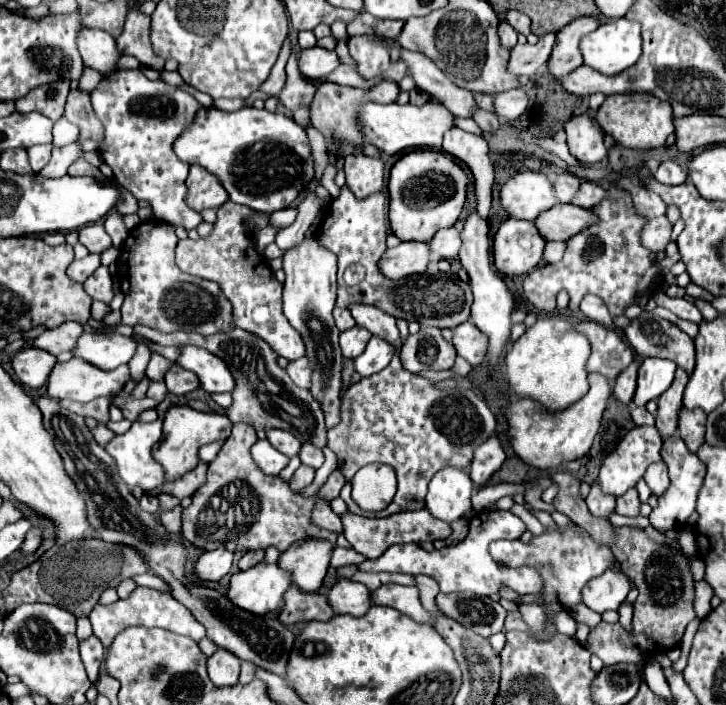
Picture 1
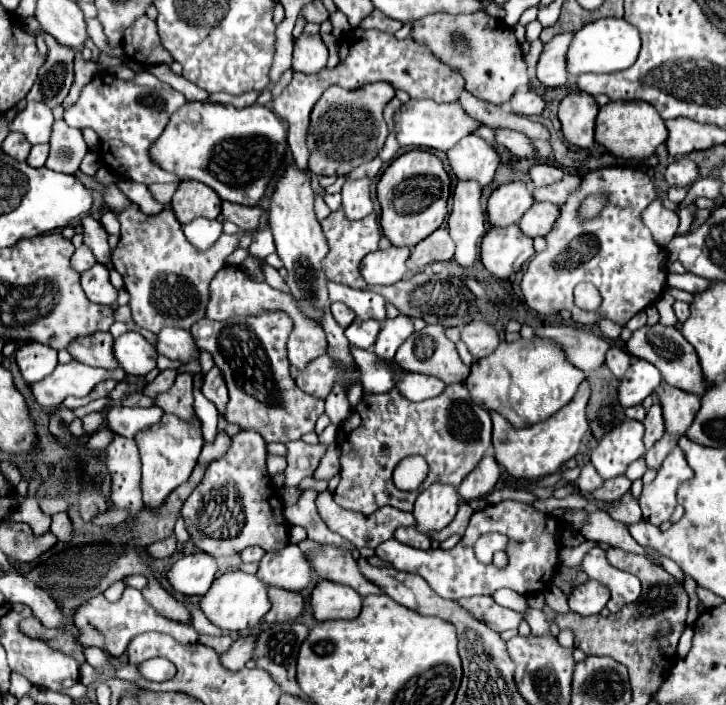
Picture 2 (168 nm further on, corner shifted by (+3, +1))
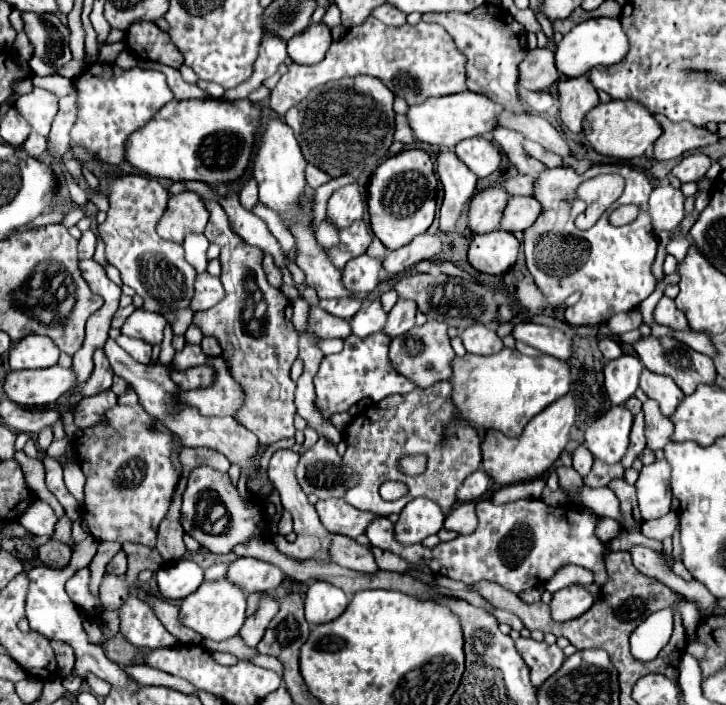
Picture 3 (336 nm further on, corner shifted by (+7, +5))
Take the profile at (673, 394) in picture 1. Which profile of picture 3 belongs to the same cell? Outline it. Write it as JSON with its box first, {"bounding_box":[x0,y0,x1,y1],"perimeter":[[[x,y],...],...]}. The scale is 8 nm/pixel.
{"bounding_box":[622,414,646,468],"perimeter":[[[638,414],[634,416],[634,426],[632,426],[632,434],[630,434],[630,446],[628,446],[628,452],[626,456],[622,458],[622,466],[624,468],[630,468],[632,462],[636,460],[636,456],[644,450],[646,446],[646,438],[644,438],[644,414]]]}

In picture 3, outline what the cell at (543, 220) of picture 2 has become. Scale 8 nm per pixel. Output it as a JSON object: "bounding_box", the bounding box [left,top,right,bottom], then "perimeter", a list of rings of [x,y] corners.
{"bounding_box":[500,196,540,232],"perimeter":[[[512,196],[508,200],[506,210],[504,210],[504,218],[502,218],[500,228],[508,230],[508,232],[528,230],[528,226],[532,226],[536,222],[538,214],[540,214],[540,202],[536,202],[536,198]]]}

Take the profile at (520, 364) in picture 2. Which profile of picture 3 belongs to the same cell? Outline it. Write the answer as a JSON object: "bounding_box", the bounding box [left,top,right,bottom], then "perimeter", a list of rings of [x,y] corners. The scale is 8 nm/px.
{"bounding_box":[452,348,570,436],"perimeter":[[[502,348],[490,356],[466,354],[452,360],[452,402],[458,412],[480,430],[500,430],[506,436],[520,436],[524,426],[546,406],[570,390],[568,364],[552,356],[524,356],[516,348]]]}

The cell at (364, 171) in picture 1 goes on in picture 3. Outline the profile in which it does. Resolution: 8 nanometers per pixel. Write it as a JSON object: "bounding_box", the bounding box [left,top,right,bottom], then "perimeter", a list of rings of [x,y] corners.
{"bounding_box":[328,182,366,228],"perimeter":[[[356,182],[338,188],[328,200],[328,216],[332,218],[332,224],[338,228],[350,226],[354,220],[364,218],[364,212],[366,204]]]}

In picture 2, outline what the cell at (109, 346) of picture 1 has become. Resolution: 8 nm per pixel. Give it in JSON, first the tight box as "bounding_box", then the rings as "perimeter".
{"bounding_box":[114,332,156,378],"perimeter":[[[126,332],[114,340],[114,354],[128,376],[142,378],[156,368],[156,350],[140,332]]]}

